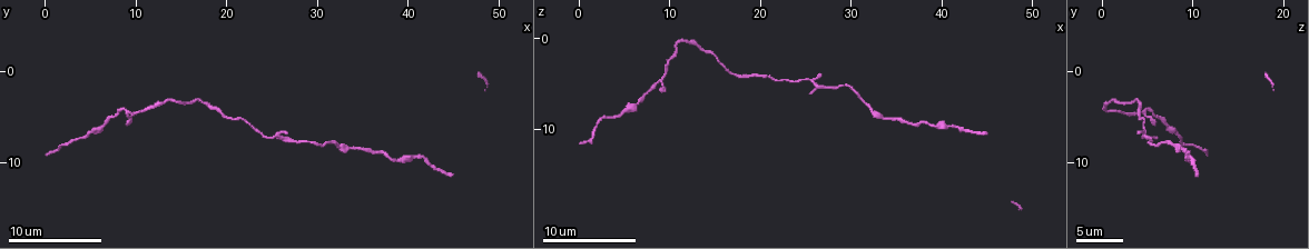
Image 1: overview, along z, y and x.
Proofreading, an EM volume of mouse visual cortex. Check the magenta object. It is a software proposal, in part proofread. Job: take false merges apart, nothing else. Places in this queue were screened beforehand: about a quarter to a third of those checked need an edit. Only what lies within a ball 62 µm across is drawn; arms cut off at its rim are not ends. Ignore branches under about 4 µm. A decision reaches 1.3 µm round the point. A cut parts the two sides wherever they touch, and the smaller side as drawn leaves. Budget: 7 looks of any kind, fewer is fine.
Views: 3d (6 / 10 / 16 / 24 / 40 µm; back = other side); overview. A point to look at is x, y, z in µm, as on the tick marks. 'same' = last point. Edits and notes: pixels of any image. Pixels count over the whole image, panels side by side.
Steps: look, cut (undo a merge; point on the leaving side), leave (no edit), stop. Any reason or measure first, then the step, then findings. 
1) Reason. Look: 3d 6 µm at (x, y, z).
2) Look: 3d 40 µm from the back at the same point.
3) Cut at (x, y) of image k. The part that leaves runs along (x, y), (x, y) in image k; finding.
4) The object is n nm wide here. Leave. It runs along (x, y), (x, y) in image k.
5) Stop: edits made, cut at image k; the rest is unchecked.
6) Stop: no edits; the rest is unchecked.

Calibre changes. Look: 3d 10 µm at (11.6, 4.2, 0.2).

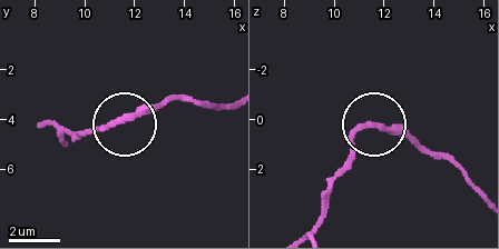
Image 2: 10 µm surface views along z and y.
Leave. One cell here.

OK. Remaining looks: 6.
Four arms meet. Look: 3d 6 µm at (26.4, 7.2, 5.4).

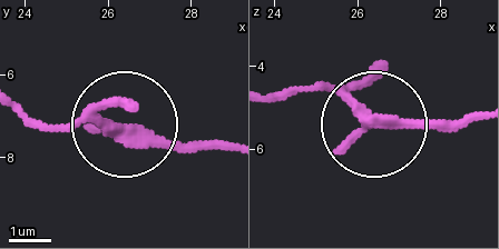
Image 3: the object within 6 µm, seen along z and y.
Leave. It runs along (368, 123), (473, 119) in image 3; all the same cell.

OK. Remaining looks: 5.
Calibre changes. Look: 3d 10 µm at (17.6, 3.4, 4.2).

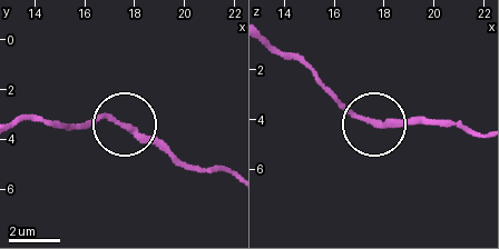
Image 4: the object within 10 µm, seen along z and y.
Look: 3d 10 µm from the back at (17.7, 3.6, 4.2).

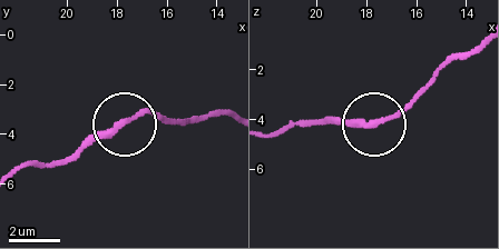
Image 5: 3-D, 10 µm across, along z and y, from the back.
Leave. It runs along (20, 170), (77, 153), (147, 113), (184, 117) in image 5; continuous, no second cell.

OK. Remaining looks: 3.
Stop: no edits; the rest is unchecked.

